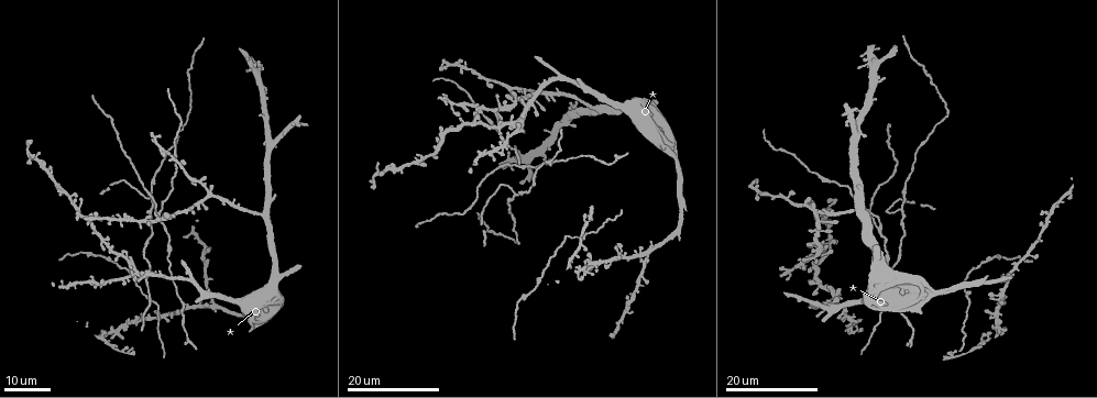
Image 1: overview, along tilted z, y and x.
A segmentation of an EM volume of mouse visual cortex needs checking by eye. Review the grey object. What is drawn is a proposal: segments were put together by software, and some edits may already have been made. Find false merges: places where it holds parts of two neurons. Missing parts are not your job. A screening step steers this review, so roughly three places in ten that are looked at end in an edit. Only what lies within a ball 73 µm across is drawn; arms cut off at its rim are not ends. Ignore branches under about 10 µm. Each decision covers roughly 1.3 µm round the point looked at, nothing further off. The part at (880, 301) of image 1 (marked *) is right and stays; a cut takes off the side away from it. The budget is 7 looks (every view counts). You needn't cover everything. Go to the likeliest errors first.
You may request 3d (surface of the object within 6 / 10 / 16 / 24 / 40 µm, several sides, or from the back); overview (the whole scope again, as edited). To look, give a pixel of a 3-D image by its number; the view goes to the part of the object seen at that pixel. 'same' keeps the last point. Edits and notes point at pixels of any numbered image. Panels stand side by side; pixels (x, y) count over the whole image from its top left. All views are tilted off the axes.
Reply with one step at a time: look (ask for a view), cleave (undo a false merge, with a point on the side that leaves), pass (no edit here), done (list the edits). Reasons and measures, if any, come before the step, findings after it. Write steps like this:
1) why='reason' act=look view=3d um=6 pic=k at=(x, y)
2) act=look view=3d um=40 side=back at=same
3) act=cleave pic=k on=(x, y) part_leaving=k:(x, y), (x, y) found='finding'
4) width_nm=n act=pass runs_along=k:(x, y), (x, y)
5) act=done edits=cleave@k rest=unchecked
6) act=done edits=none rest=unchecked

why='side arm on a straight run' act=look view=3d um=16 pic=1 at=(515, 196)

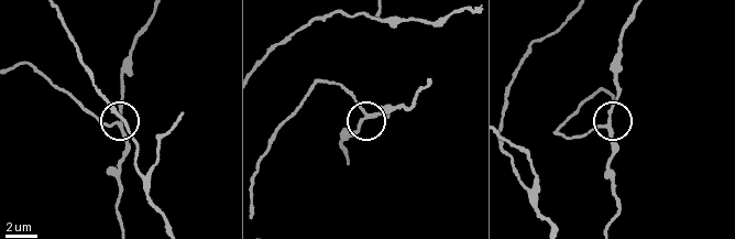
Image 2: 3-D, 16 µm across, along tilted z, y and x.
why='closer look' act=look view=3d um=6 pic=2 at=(368, 114)

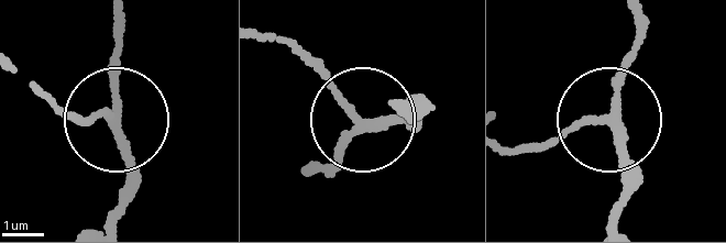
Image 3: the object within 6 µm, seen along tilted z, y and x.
act=look view=3d um=6 side=back pic=3 at=(114, 123)

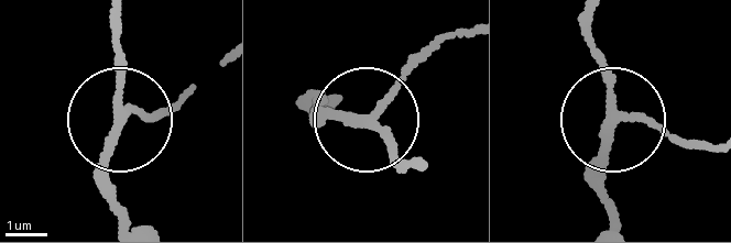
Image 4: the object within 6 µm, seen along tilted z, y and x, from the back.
arms=3 act=pass found='all the same neuron'

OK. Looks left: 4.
why='arms part here' act=look view=3d um=24 pic=1 at=(993, 313)

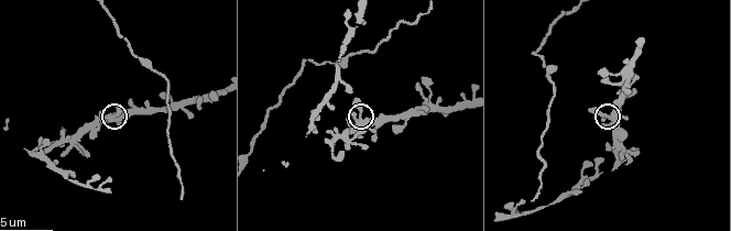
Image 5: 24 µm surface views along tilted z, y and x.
act=look view=3d um=6 pic=5 at=(110, 117)

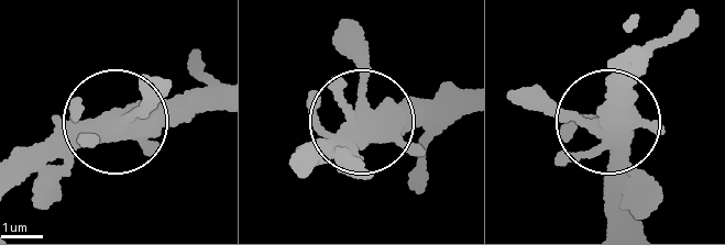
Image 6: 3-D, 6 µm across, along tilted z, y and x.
act=pass runs_along=6:(621, 65), (602, 106), (630, 190) found='one neuron here'

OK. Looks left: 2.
act=look view=3d um=24 pic=1 at=(785, 197)

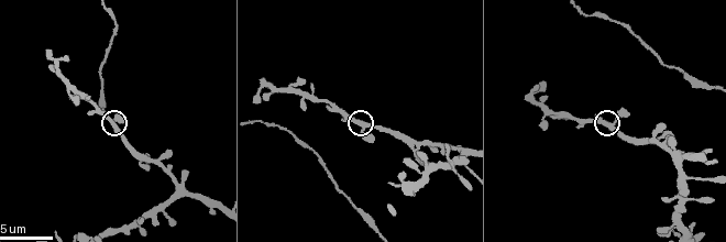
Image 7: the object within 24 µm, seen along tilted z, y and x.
act=look view=3d um=10 pic=7 at=(363, 128)

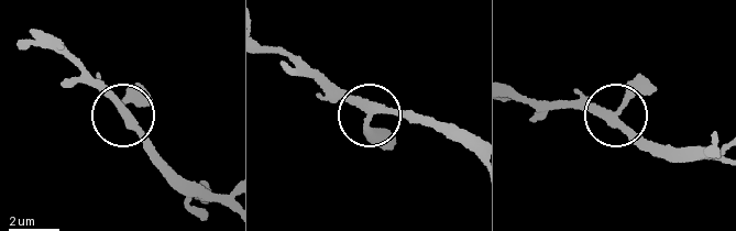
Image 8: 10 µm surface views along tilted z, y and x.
act=pass runs_along=8:(469, 142), (410, 118), (362, 110), (325, 74) found='one neuron here'

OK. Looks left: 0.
act=done edits=none rest=unchecked

